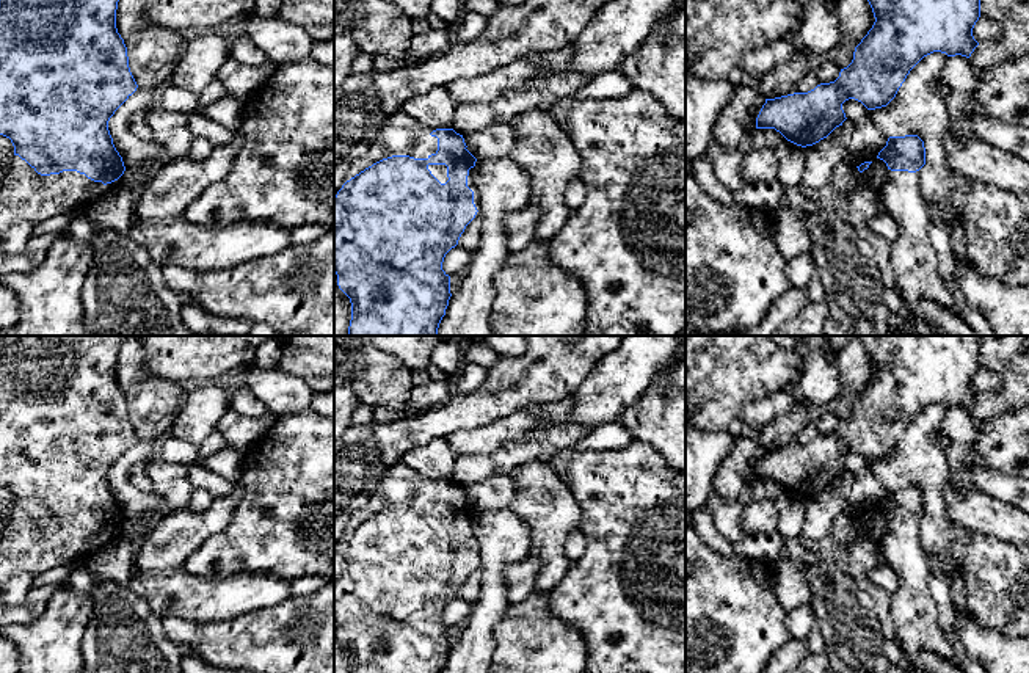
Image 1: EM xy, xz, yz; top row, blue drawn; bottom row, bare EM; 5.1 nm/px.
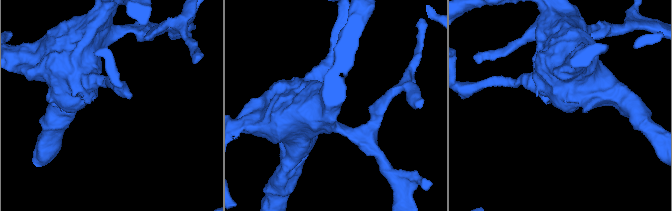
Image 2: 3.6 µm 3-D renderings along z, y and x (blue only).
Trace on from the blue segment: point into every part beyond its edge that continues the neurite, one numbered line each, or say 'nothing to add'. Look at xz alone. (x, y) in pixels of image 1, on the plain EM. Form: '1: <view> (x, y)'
1: xz (400, 487)

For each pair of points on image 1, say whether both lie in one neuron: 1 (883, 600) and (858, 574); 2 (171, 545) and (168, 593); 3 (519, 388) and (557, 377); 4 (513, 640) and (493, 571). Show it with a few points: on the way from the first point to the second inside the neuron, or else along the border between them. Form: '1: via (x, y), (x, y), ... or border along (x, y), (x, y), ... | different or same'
1: via (877, 593), (865, 581) | same
2: border along (182, 565), (140, 571) | different
3: via (529, 380), (548, 377) | same
4: border along (510, 604), (494, 628), (493, 648) | different

